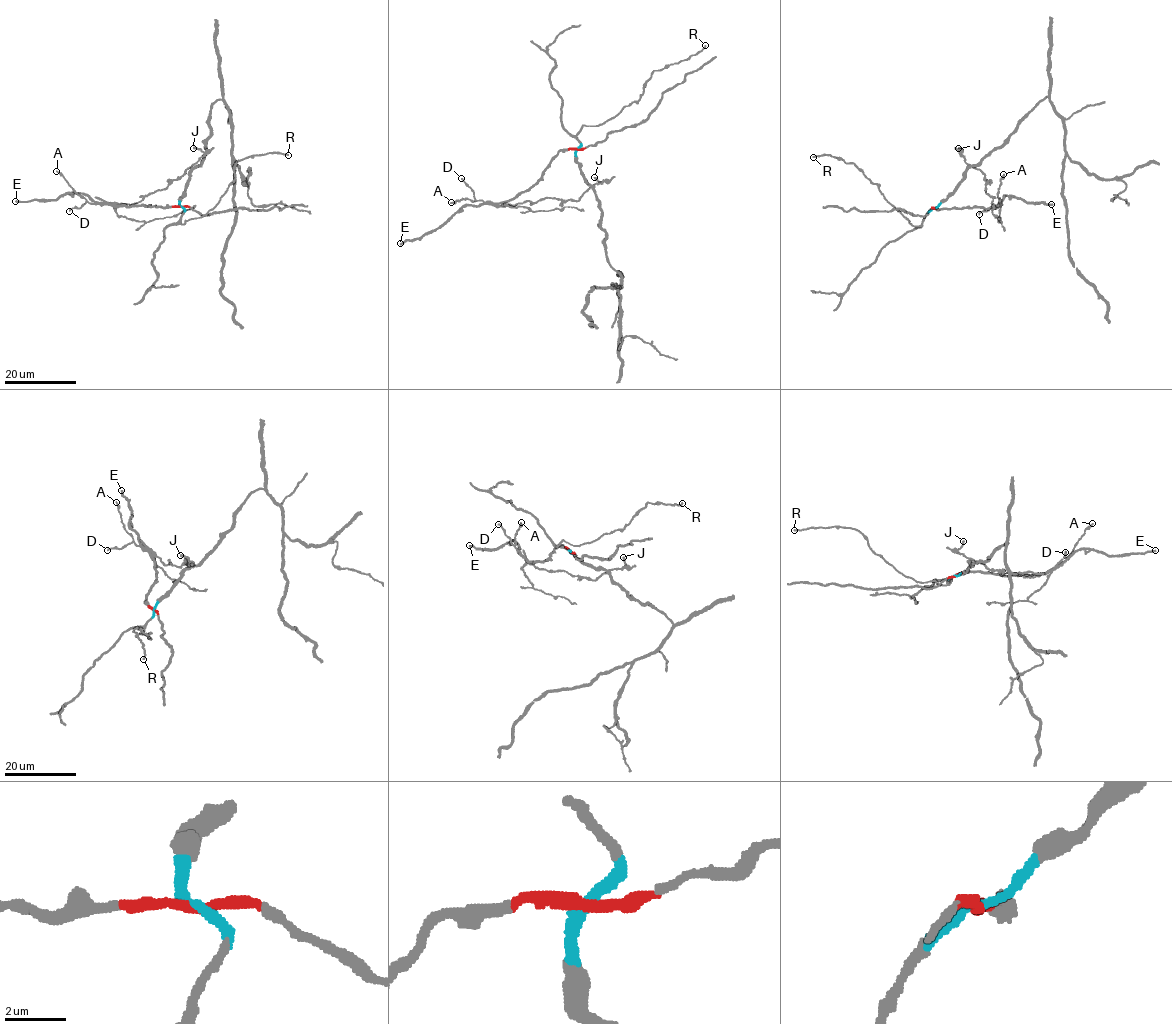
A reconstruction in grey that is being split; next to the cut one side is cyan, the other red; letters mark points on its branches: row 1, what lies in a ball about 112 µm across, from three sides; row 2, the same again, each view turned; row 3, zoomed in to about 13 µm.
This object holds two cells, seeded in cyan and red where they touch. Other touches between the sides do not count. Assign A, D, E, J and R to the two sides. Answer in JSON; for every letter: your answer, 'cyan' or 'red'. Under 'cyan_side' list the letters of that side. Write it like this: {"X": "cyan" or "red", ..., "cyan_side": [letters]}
{"A": "red", "D": "red", "E": "red", "J": "red", "R": "cyan", "cyan_side": ["R"]}

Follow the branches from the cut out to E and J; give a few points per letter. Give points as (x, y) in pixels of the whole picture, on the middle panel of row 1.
E: (576, 149), (560, 150), (535, 183), (510, 200), (462, 206), (442, 225), (419, 238), (400, 243)
J: (576, 149), (560, 150), (535, 183), (505, 203), (545, 198), (578, 200), (603, 180), (594, 177)

